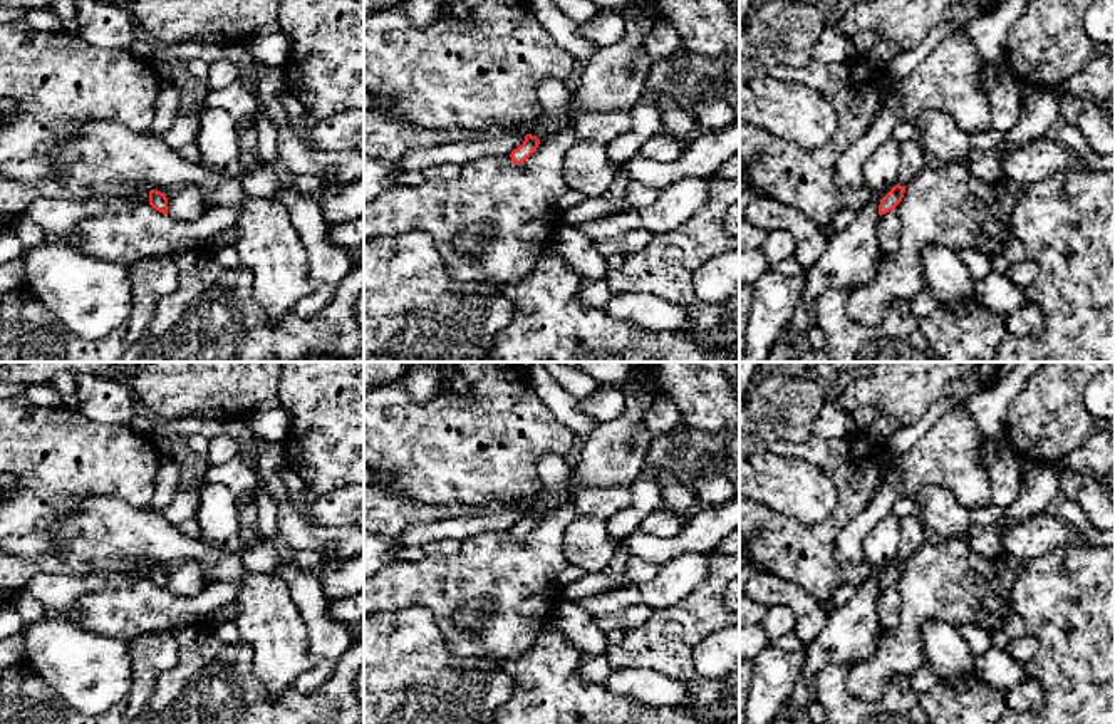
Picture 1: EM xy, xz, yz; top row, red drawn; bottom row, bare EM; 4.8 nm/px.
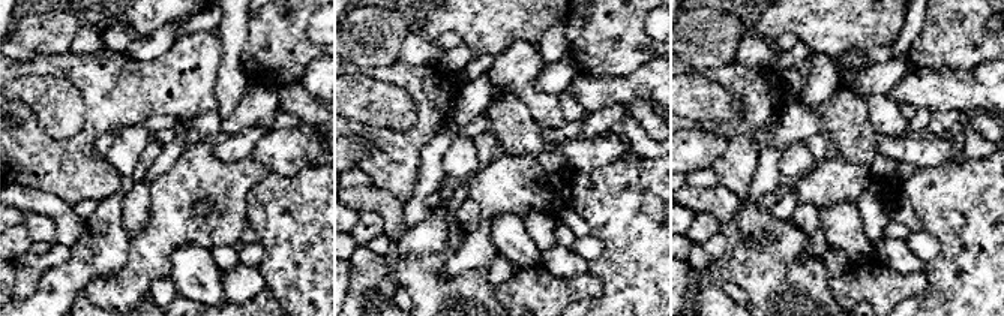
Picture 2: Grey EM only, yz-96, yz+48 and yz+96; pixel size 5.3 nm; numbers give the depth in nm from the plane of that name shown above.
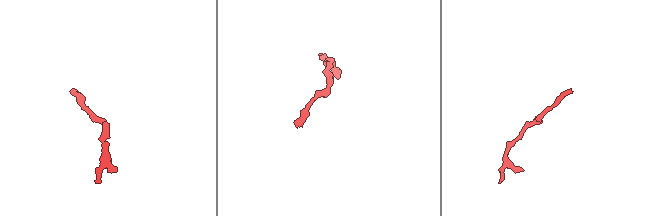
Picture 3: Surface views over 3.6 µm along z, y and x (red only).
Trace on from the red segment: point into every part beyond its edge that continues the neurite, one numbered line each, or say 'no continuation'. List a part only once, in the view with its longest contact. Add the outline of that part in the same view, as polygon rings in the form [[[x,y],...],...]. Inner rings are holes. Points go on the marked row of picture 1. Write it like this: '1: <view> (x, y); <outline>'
no continuation

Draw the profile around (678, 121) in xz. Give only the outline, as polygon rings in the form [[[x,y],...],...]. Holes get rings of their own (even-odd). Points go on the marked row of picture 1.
[[[662,97],[659,106],[662,109],[664,132],[679,139],[684,149],[687,149],[703,131],[694,116],[681,102],[671,97]]]

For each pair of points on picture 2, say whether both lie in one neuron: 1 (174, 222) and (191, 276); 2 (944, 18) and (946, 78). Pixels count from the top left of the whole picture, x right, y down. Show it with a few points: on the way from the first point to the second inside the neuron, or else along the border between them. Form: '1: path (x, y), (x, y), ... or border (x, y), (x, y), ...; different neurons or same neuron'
1: border (209, 249), (180, 244), (173, 253), (170, 276); different neurons
2: border (980, 63), (968, 69), (913, 66); different neurons

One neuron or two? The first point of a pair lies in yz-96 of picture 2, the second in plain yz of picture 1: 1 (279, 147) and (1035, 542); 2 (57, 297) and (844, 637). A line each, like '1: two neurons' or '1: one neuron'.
1: one neuron
2: one neuron

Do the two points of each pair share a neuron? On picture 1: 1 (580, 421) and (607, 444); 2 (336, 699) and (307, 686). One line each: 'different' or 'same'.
1: different
2: different

